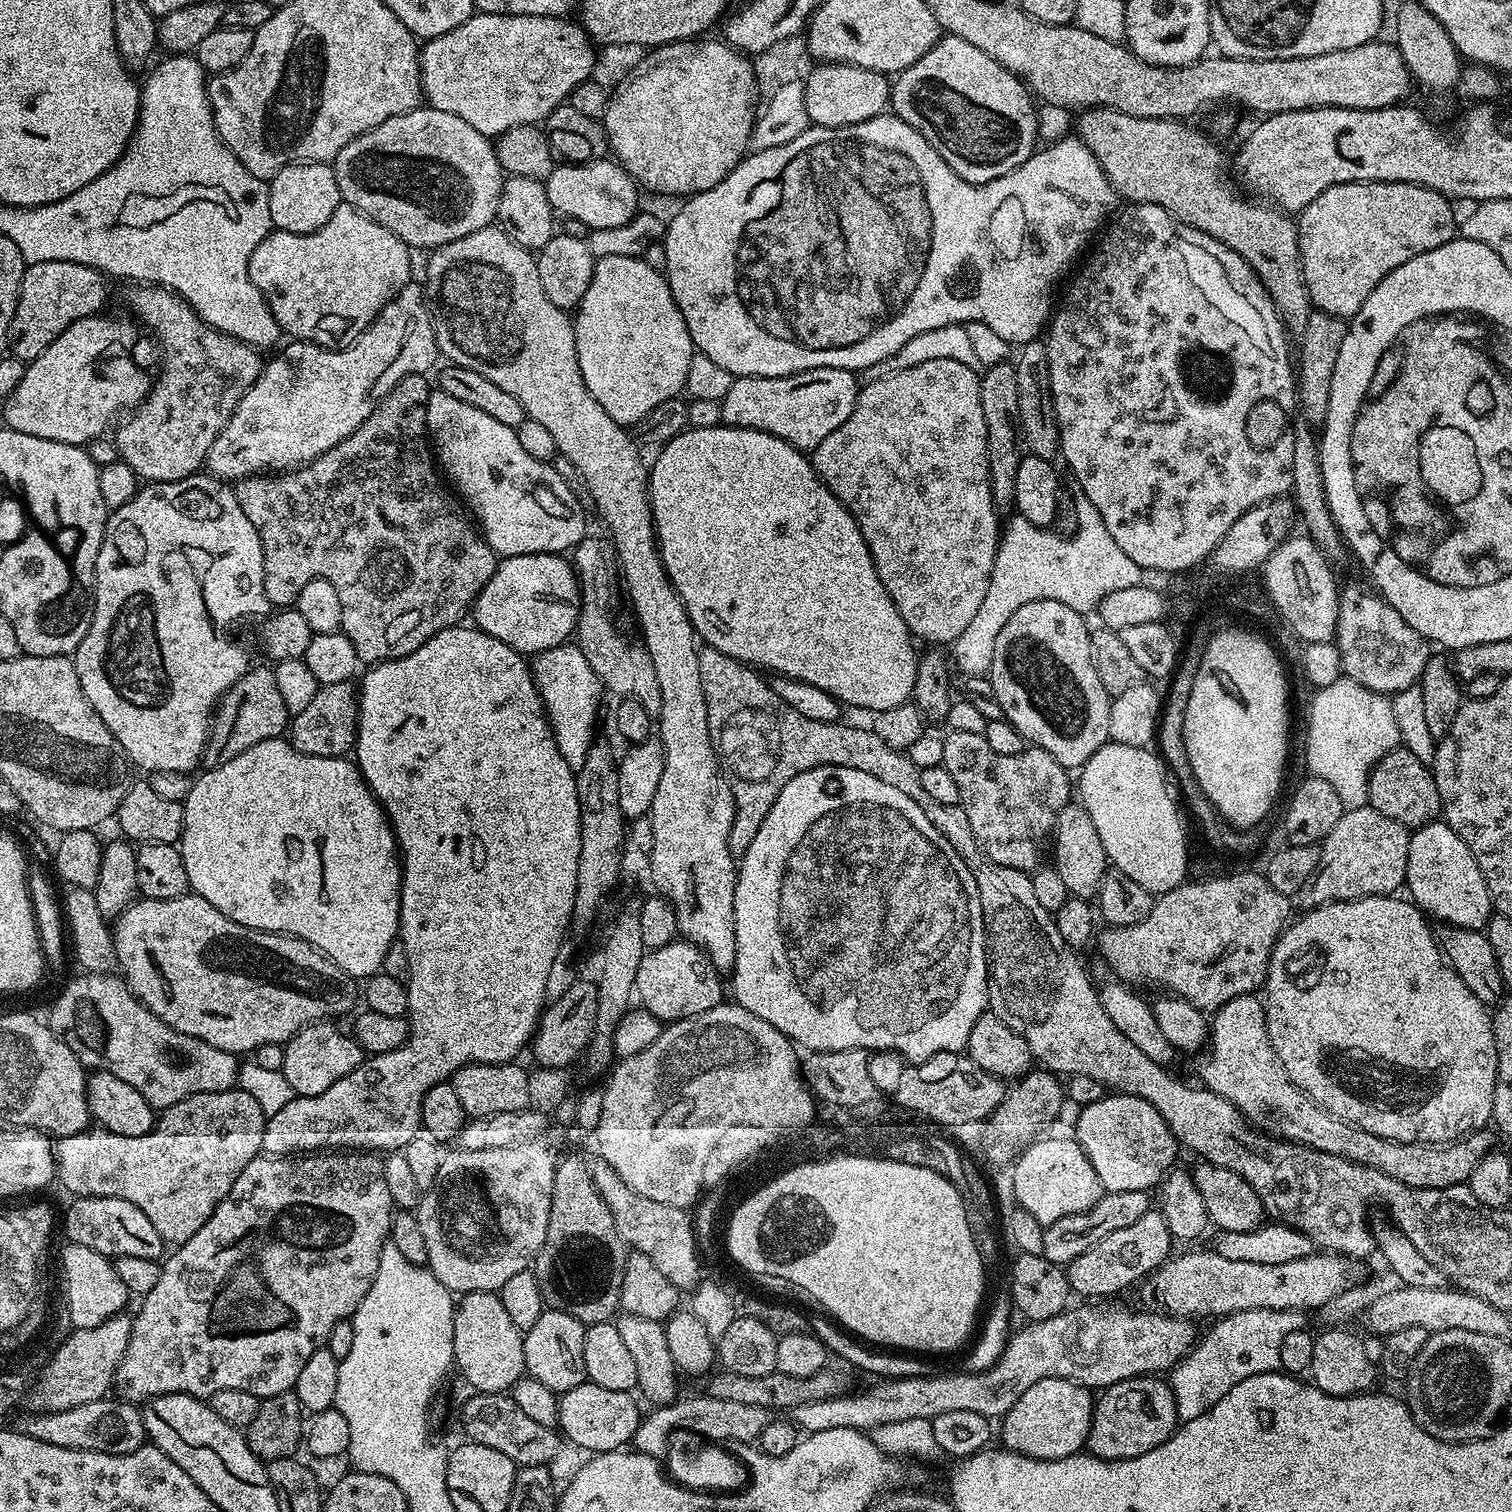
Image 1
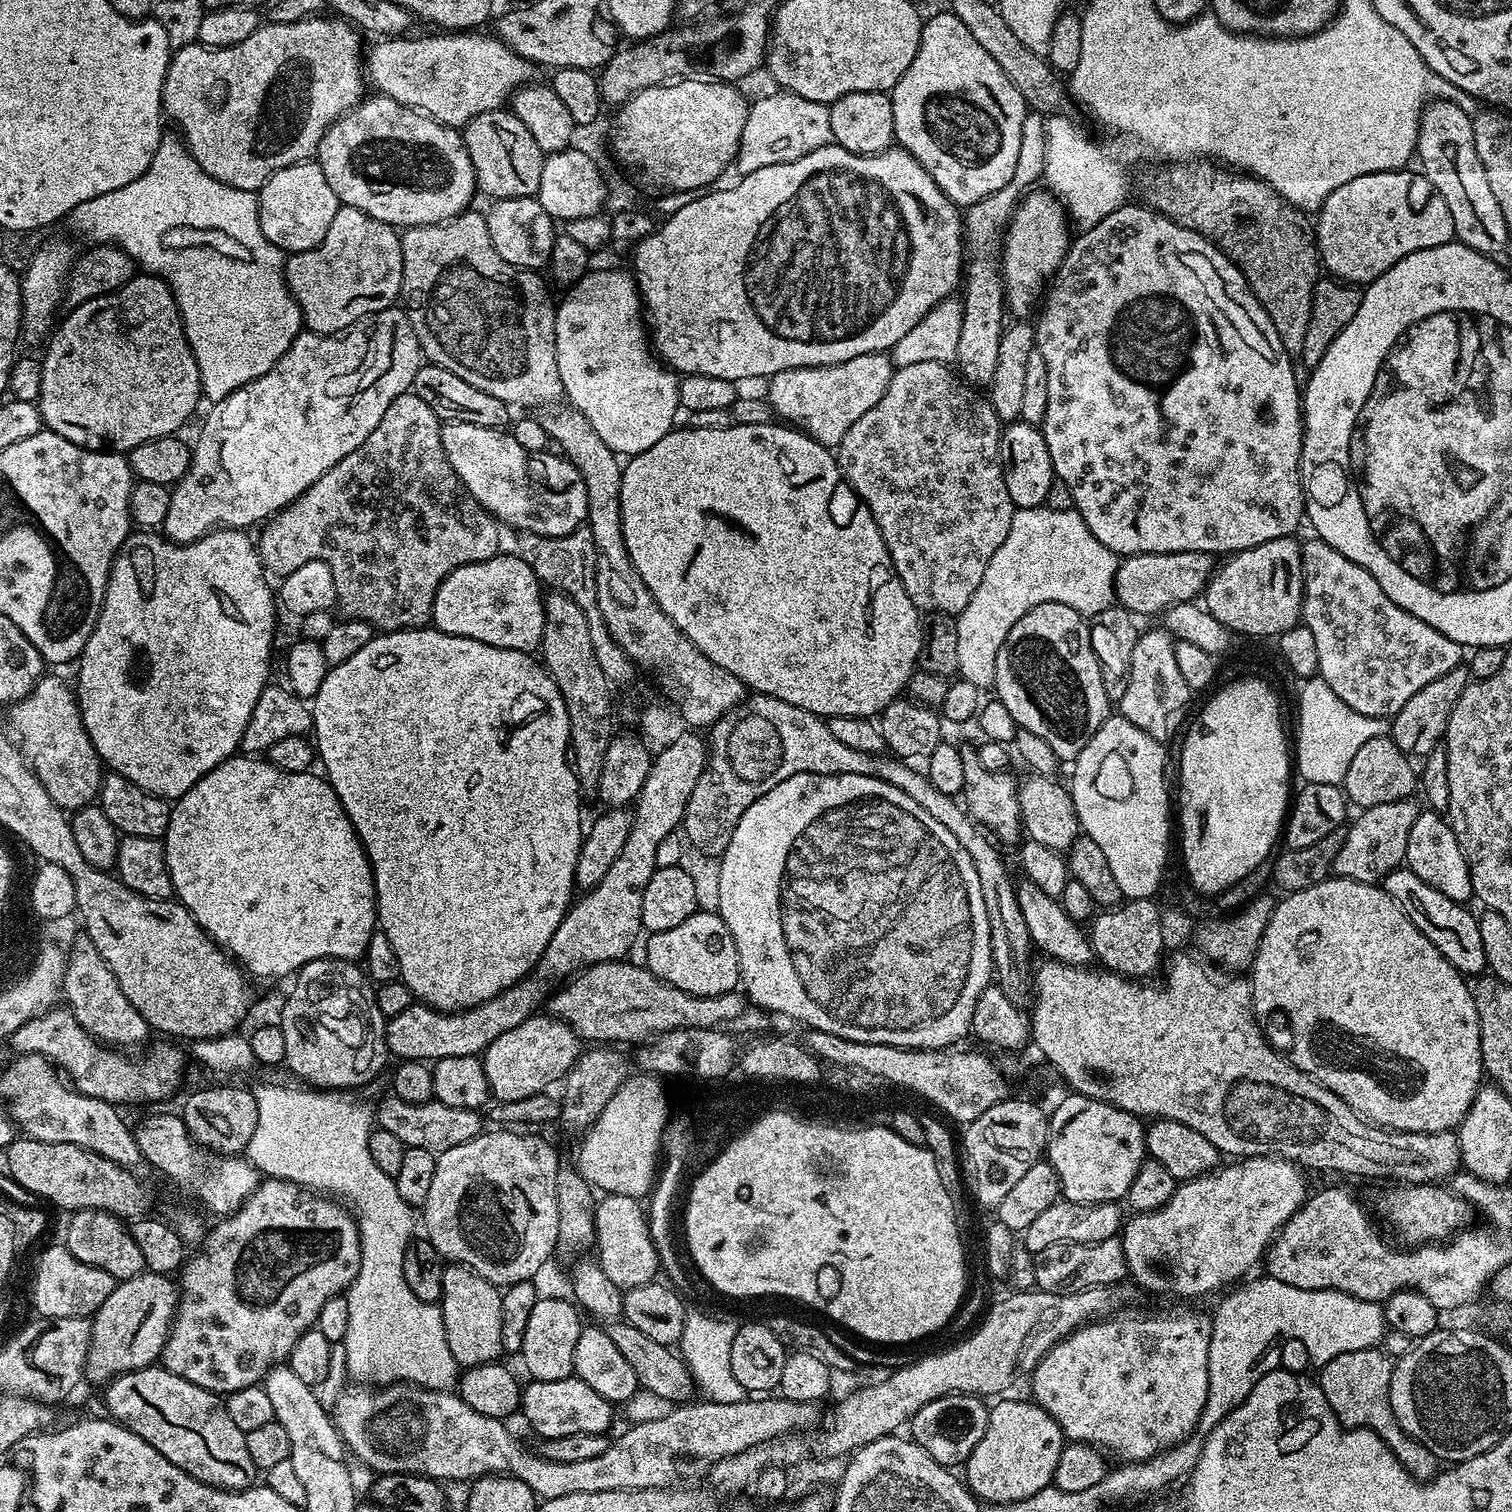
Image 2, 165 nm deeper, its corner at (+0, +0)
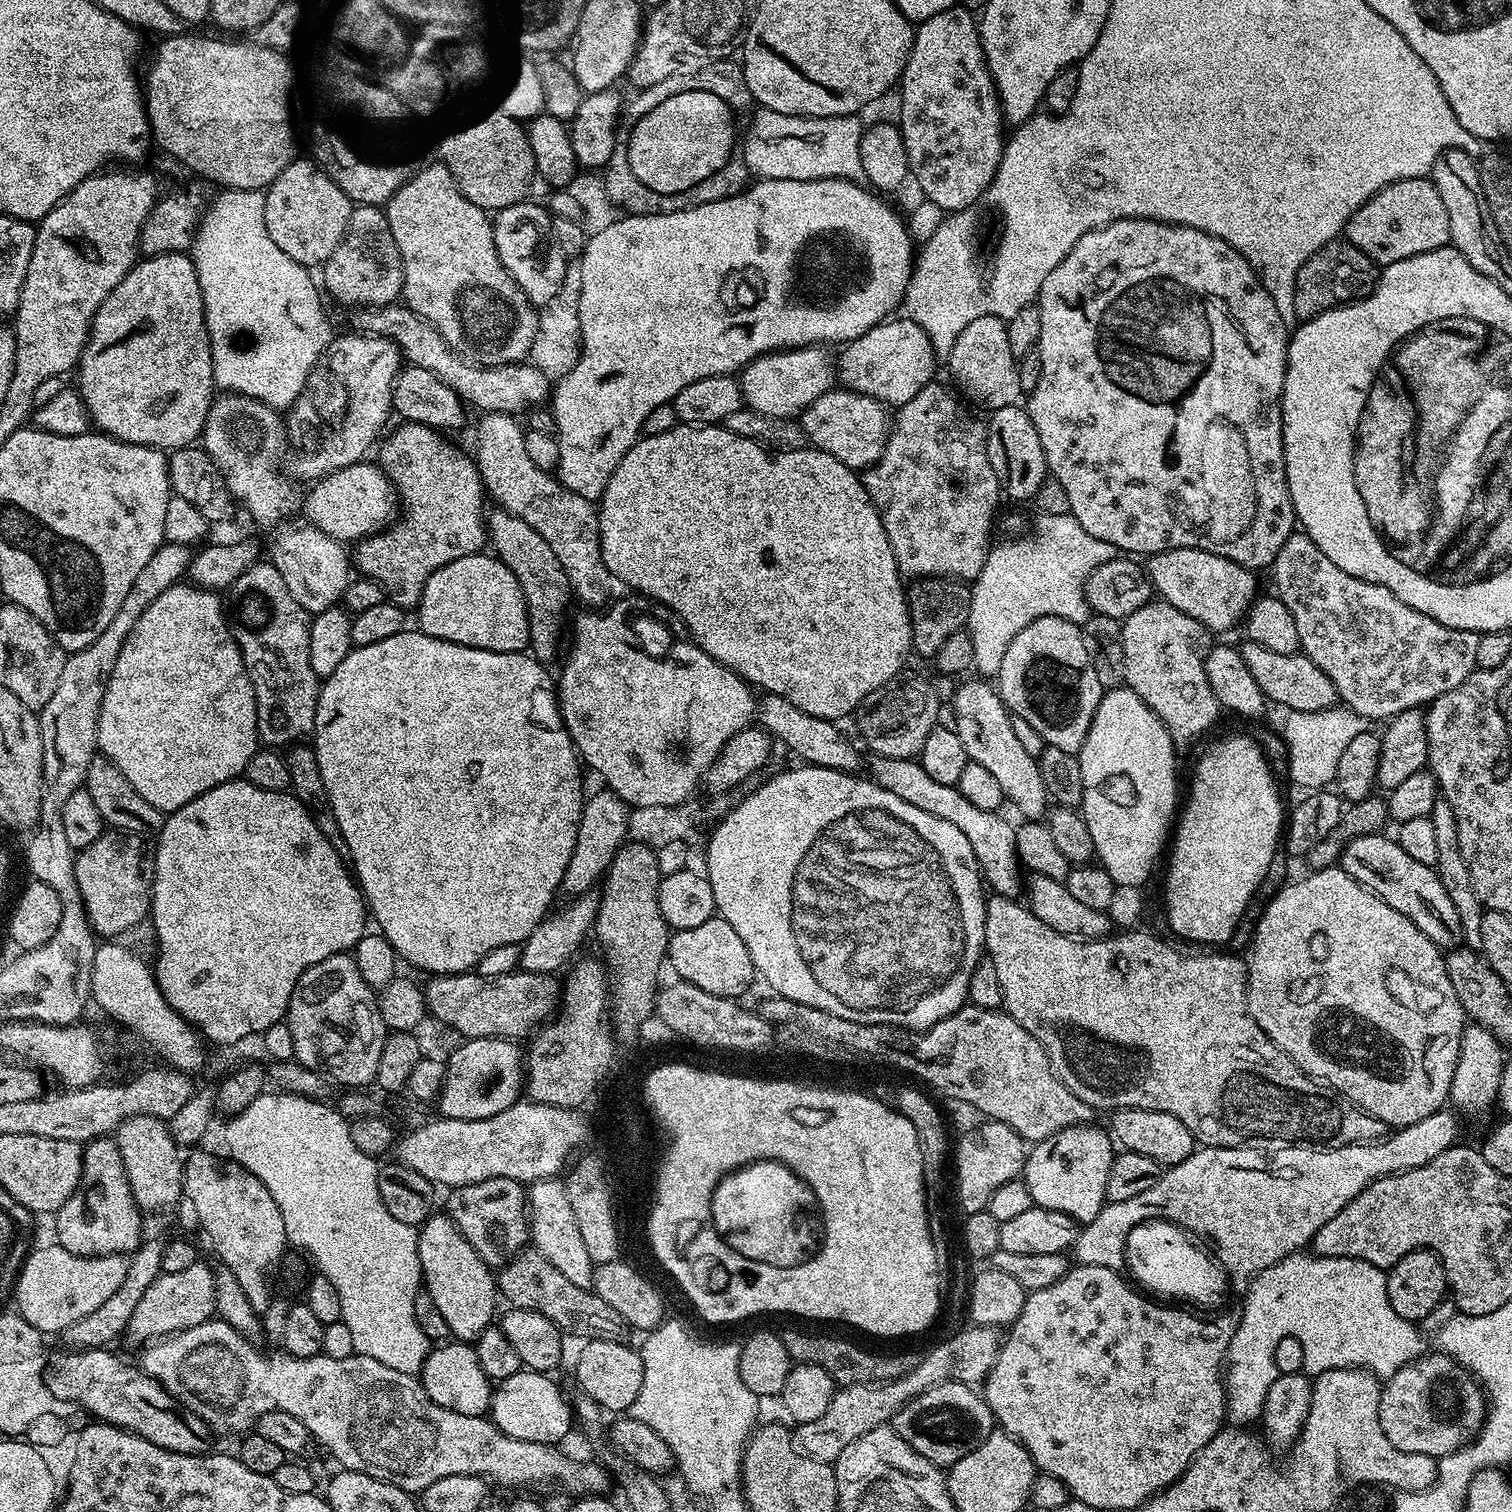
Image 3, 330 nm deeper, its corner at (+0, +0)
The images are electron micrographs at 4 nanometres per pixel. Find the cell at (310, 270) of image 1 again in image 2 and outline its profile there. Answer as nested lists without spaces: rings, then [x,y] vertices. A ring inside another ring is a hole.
[[[341,206],[338,214],[334,214],[334,222],[330,222],[330,230],[326,230],[326,238],[322,238],[314,250],[293,252],[287,257],[284,278],[293,298],[298,302],[307,331],[340,334],[359,320],[393,307],[400,300],[403,265],[400,232],[397,229],[378,222],[378,218],[370,218],[370,214],[362,214],[362,210]]]

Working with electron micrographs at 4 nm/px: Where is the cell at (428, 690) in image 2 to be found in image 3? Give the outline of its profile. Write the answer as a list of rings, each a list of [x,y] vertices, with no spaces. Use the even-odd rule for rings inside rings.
[[[405,630],[394,634],[394,638],[385,638],[382,642],[374,642],[374,646],[353,647],[351,654],[321,683],[320,697],[316,707],[316,727],[314,729],[314,747],[316,749],[316,761],[318,770],[322,770],[322,782],[326,782],[326,794],[330,798],[330,806],[334,810],[334,818],[338,818],[338,826],[341,828],[342,838],[348,847],[347,859],[350,861],[351,871],[354,879],[360,885],[361,893],[366,901],[367,911],[376,919],[379,931],[394,946],[397,957],[408,964],[413,964],[416,968],[421,968],[427,974],[438,976],[452,976],[455,972],[471,972],[475,969],[477,962],[494,946],[506,946],[507,944],[520,944],[525,941],[533,930],[540,924],[540,921],[549,915],[548,907],[552,904],[556,892],[561,891],[560,883],[566,874],[566,866],[570,866],[570,854],[574,854],[574,842],[578,838],[578,822],[584,809],[586,791],[584,784],[580,781],[580,768],[582,761],[576,751],[570,734],[564,728],[564,719],[560,716],[560,702],[557,696],[558,688],[554,683],[554,676],[547,672],[545,665],[537,660],[535,656],[527,651],[522,652],[495,652],[494,650],[482,650],[481,648],[471,648],[462,646],[454,642],[439,640],[433,636],[428,636],[419,630]]]

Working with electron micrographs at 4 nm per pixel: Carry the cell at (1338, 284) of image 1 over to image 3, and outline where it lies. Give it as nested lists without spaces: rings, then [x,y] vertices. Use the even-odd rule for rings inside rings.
[[[1431,179],[1399,180],[1383,188],[1348,219],[1346,238],[1377,266],[1449,247],[1450,217]]]

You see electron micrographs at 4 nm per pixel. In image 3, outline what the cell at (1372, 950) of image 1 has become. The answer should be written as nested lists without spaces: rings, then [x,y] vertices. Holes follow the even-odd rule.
[[[1338,866],[1330,868],[1321,868],[1312,870],[1307,873],[1301,880],[1296,880],[1293,884],[1288,884],[1279,889],[1276,895],[1264,905],[1264,913],[1262,918],[1256,923],[1256,935],[1252,938],[1250,945],[1250,953],[1252,957],[1247,957],[1248,965],[1248,1009],[1254,1018],[1254,1022],[1258,1022],[1258,1026],[1262,1031],[1277,1044],[1293,1062],[1307,1072],[1309,1076],[1325,1083],[1330,1088],[1336,1089],[1341,1096],[1344,1096],[1351,1104],[1362,1109],[1366,1114],[1370,1114],[1379,1120],[1381,1124],[1389,1129],[1405,1128],[1414,1122],[1422,1122],[1422,1118],[1428,1118],[1430,1114],[1441,1111],[1449,1103],[1448,1091],[1450,1090],[1450,1078],[1454,1078],[1454,1066],[1458,1064],[1458,1050],[1460,1049],[1460,1038],[1466,1027],[1466,1017],[1462,1002],[1458,1002],[1458,994],[1454,994],[1454,986],[1450,986],[1450,978],[1446,974],[1446,966],[1444,965],[1445,953],[1434,942],[1430,942],[1430,938],[1426,938],[1426,934],[1422,934],[1422,930],[1418,930],[1418,926],[1414,926],[1414,922],[1410,922],[1410,918],[1406,918],[1402,914],[1398,914],[1398,910],[1394,910],[1394,906],[1386,906],[1386,902],[1382,902],[1382,898],[1378,898],[1368,888],[1363,888],[1358,882],[1354,882],[1354,878],[1350,878],[1350,874],[1346,874]]]

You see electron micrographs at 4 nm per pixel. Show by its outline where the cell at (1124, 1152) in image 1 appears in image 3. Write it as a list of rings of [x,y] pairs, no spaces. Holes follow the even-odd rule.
[[[1091,1123],[1073,1124],[1056,1133],[1053,1140],[1037,1140],[1031,1145],[1024,1161],[1022,1179],[1030,1190],[1033,1205],[1058,1210],[1076,1220],[1077,1225],[1089,1224],[1104,1209],[1106,1178],[1114,1155],[1114,1140],[1107,1131],[1092,1128]]]

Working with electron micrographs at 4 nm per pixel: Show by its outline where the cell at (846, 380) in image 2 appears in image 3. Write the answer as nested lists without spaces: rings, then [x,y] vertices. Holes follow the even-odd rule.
[[[889,318],[884,323],[866,330],[866,334],[862,334],[857,340],[847,341],[843,349],[845,352],[835,361],[839,383],[847,391],[866,394],[870,398],[882,401],[885,406],[899,406],[910,402],[910,398],[914,398],[914,394],[918,394],[918,390],[922,390],[922,386],[926,386],[935,377],[932,375],[935,374],[938,363],[931,340],[926,331],[922,330],[922,326],[909,318],[896,319]]]

